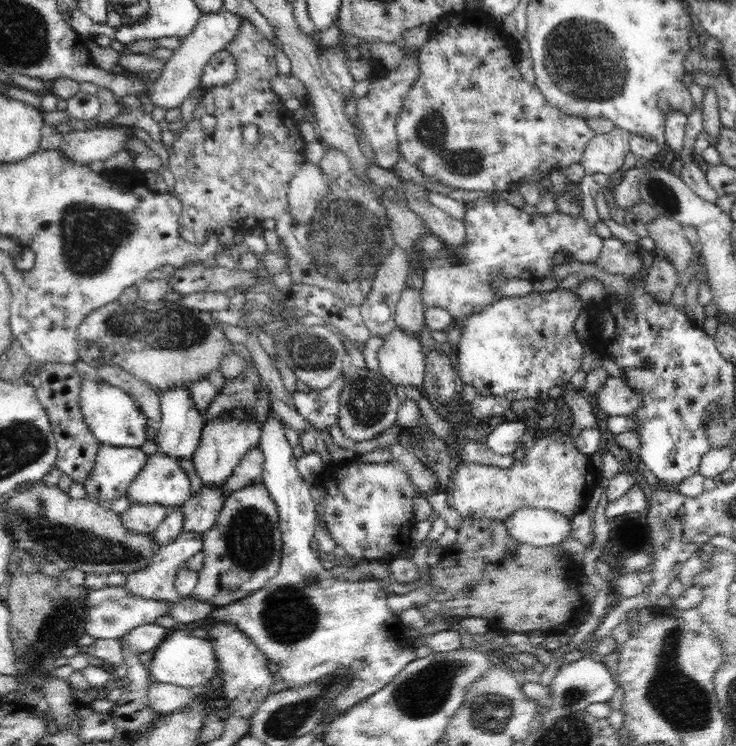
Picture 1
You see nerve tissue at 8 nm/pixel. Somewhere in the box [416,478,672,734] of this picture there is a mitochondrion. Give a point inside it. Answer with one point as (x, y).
(576, 695)

